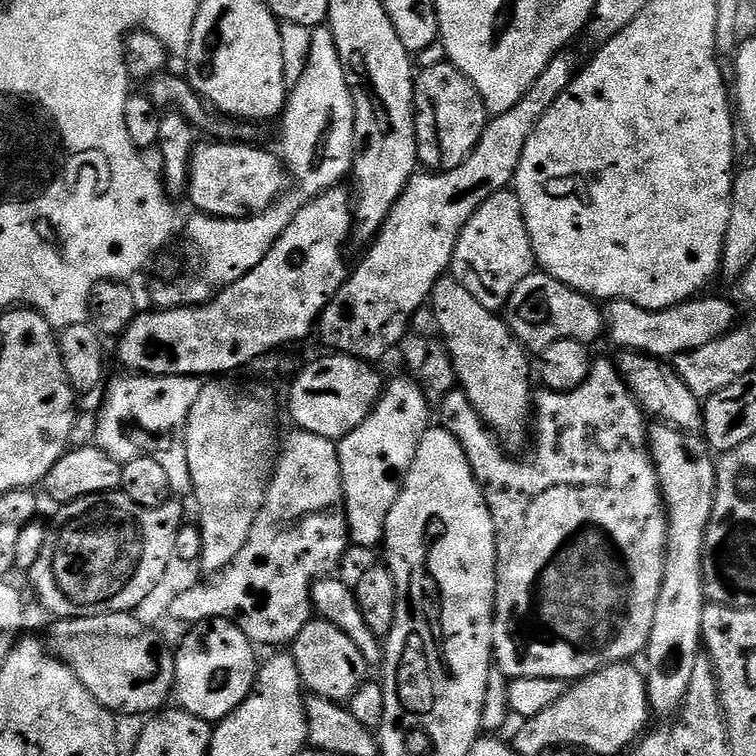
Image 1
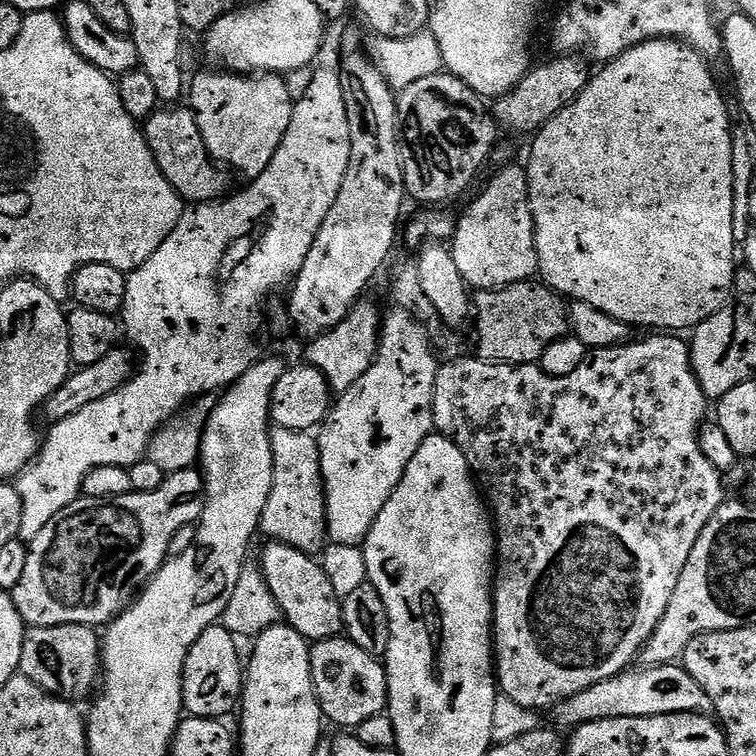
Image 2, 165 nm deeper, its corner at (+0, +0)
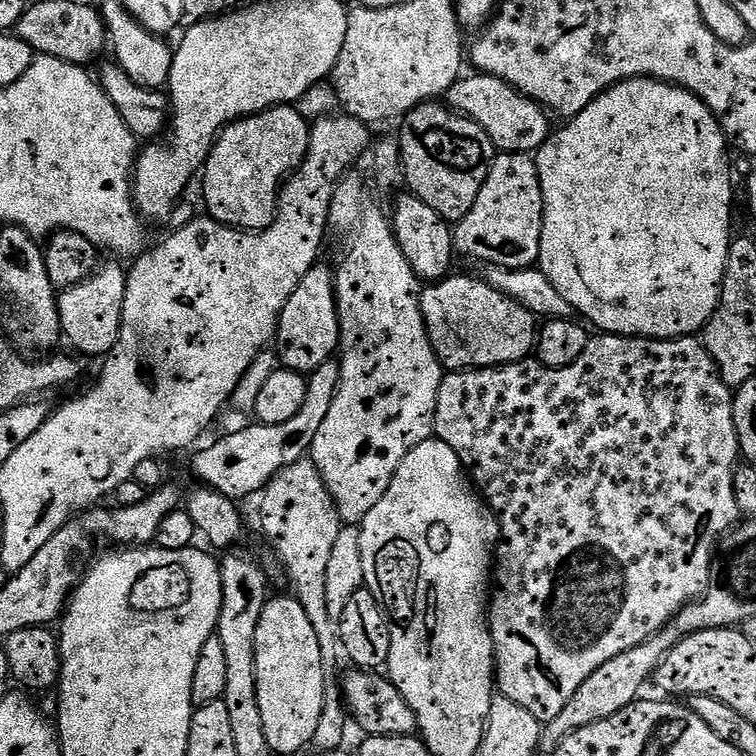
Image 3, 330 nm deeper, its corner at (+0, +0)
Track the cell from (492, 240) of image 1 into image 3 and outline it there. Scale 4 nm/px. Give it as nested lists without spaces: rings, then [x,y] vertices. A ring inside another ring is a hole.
[[[500,152],[492,161],[486,182],[482,182],[482,190],[478,190],[478,198],[474,198],[474,206],[470,206],[470,214],[466,214],[455,225],[454,248],[459,255],[461,252],[472,260],[481,260],[484,266],[493,264],[499,268],[530,268],[540,258],[543,225],[542,186],[535,159],[522,152]]]

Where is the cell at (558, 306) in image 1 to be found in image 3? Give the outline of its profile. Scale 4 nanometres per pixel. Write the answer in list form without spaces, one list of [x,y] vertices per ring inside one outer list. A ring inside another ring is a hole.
[[[449,274],[442,280],[429,283],[420,294],[420,309],[436,357],[448,370],[470,368],[501,368],[504,364],[517,364],[533,355],[538,335],[538,320],[517,300],[494,290],[482,278]]]

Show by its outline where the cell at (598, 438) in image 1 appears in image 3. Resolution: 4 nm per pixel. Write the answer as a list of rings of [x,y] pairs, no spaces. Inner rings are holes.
[[[596,334],[589,339],[586,350],[570,366],[565,368],[551,368],[541,364],[539,359],[529,358],[519,360],[517,364],[504,364],[501,368],[470,368],[467,370],[445,371],[440,389],[438,390],[438,406],[436,407],[436,427],[434,429],[435,439],[446,442],[454,454],[462,462],[465,472],[468,473],[473,484],[476,485],[481,496],[484,497],[489,508],[496,514],[496,521],[500,524],[500,542],[496,545],[494,553],[494,591],[490,596],[490,623],[492,626],[492,641],[496,647],[496,675],[494,677],[495,687],[499,695],[510,698],[510,702],[518,702],[525,710],[530,710],[534,718],[547,722],[558,718],[558,713],[565,708],[566,702],[574,698],[578,686],[603,666],[610,662],[610,658],[618,658],[618,654],[626,654],[626,650],[634,650],[642,642],[646,642],[651,636],[662,631],[675,616],[682,611],[687,604],[699,600],[708,589],[708,583],[712,581],[714,561],[718,555],[718,545],[722,537],[731,532],[737,523],[740,511],[736,501],[734,490],[734,474],[741,459],[740,447],[738,446],[738,434],[734,430],[734,406],[732,405],[733,389],[722,378],[714,358],[707,348],[696,336],[679,336],[677,340],[649,340],[647,336],[614,336],[611,334]]]

